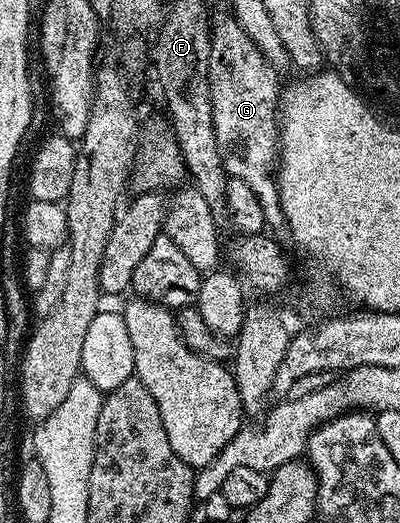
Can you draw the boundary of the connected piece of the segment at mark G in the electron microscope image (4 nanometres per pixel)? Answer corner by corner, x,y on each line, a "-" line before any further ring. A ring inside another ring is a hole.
228,20
214,24
209,38
209,86
215,139
225,160
226,174
243,179
255,191
268,232
277,242
285,243
290,240
289,224
283,215
275,176
279,160
279,98
283,92
282,86
277,86
279,73
263,59
263,51
255,47
251,35
239,27
237,20

